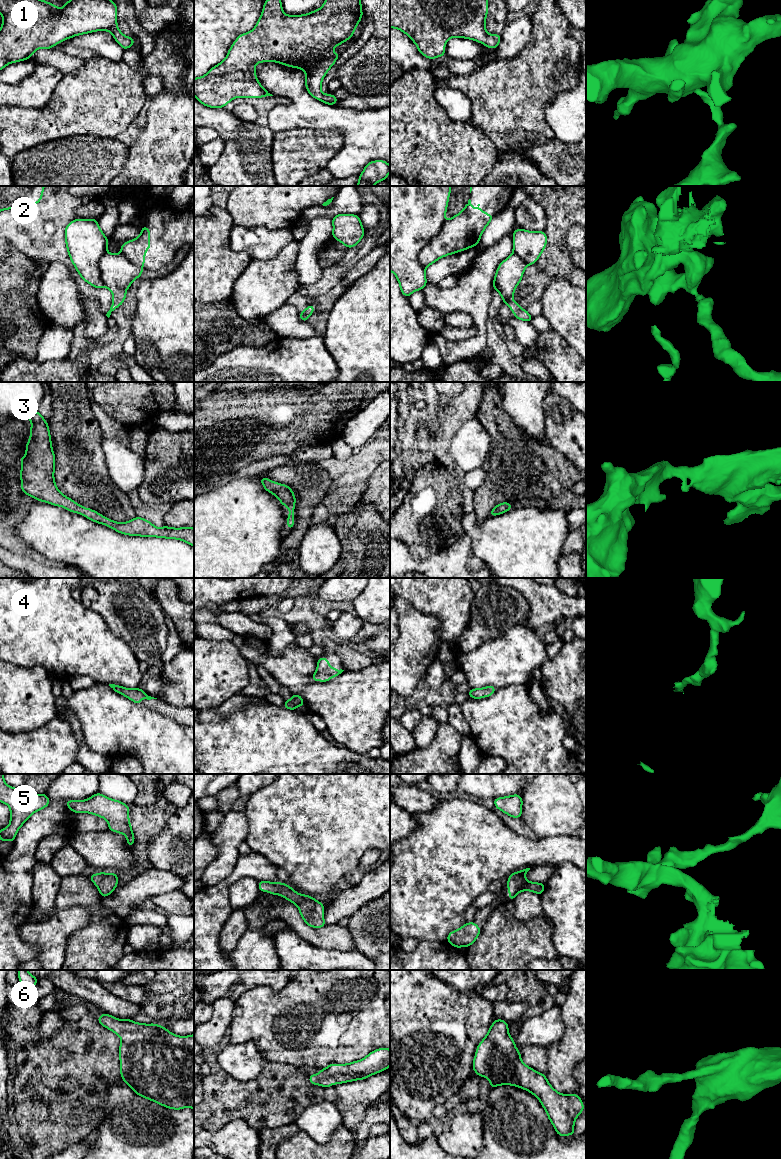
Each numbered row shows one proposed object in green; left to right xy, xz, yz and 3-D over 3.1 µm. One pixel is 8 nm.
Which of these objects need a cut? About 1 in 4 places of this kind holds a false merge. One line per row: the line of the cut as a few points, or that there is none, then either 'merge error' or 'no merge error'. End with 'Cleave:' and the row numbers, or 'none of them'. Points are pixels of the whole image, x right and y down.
1: no cut; no merge error
2: no cut; no merge error
3: no cut; no merge error
4: no cut; no merge error
5: no cut; no merge error
6: no cut; no merge error
Cleave: none of them

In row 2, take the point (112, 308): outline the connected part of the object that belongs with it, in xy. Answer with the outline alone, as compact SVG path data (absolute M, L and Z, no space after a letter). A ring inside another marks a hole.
M75 219L65 228L65 242L69 257L81 278L95 288L107 287L113 295L113 304L106 316L123 304L127 288L141 276L145 264L145 252L150 249L150 229L142 227L138 238L125 242L119 254L107 251L109 239L98 225L97 219Z

